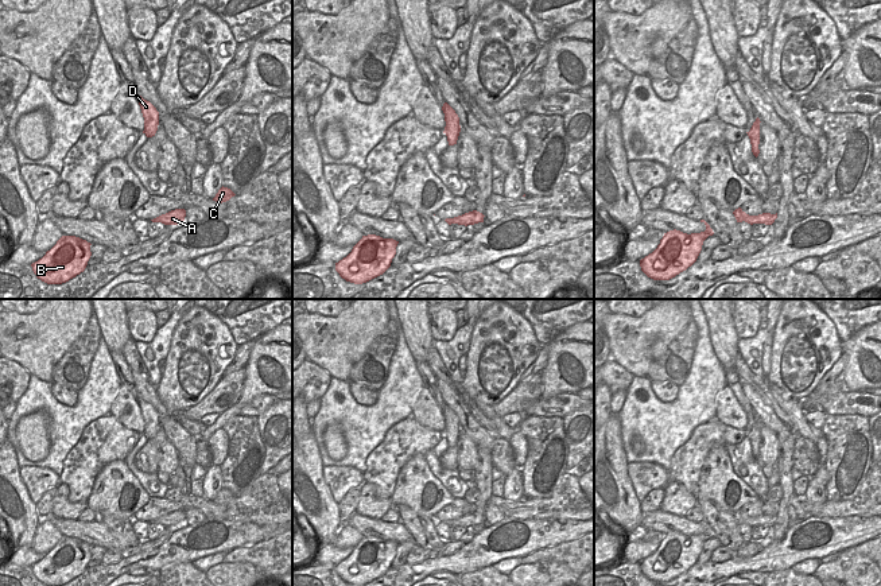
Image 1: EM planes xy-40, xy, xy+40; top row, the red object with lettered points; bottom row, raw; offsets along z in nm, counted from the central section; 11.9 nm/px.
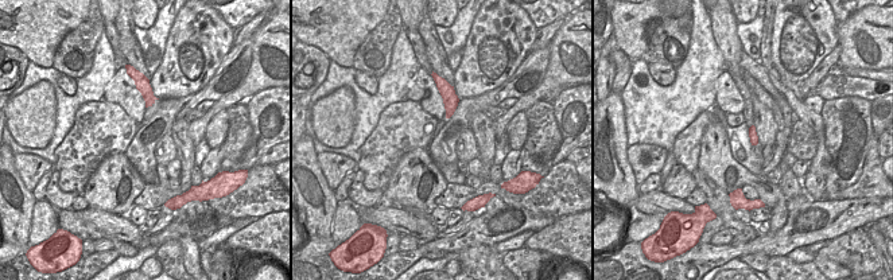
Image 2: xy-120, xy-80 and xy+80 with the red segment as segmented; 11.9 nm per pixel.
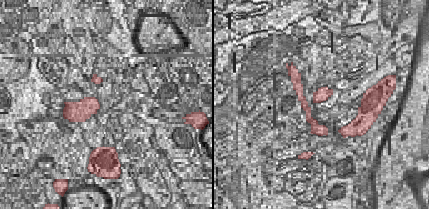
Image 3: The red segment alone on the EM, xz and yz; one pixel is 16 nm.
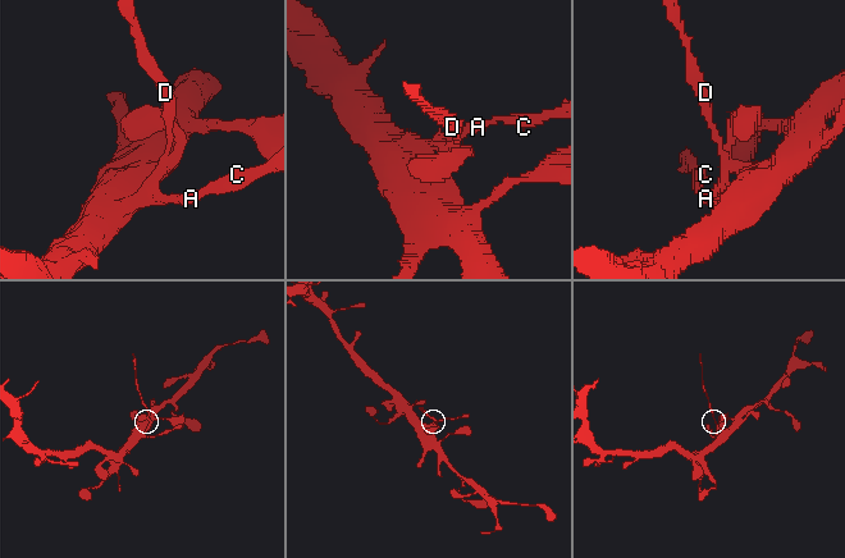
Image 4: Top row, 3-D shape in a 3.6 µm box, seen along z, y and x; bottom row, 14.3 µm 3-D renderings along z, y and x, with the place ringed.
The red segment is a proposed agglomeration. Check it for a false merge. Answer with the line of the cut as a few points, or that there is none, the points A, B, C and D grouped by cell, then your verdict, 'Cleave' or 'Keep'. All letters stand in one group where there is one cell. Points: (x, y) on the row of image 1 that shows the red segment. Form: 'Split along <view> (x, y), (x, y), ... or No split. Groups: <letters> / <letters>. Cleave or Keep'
Split along xy (460, 129), (445, 131). Groups: A B C / D. Cleave

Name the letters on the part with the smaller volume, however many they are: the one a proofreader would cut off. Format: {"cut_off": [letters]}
{"cut_off": ["D"]}

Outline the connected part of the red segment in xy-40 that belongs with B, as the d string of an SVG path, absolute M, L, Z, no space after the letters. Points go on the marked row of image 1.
M62 236L38 261L32 271L47 284L62 284L85 271L92 256L90 242L75 236Z

